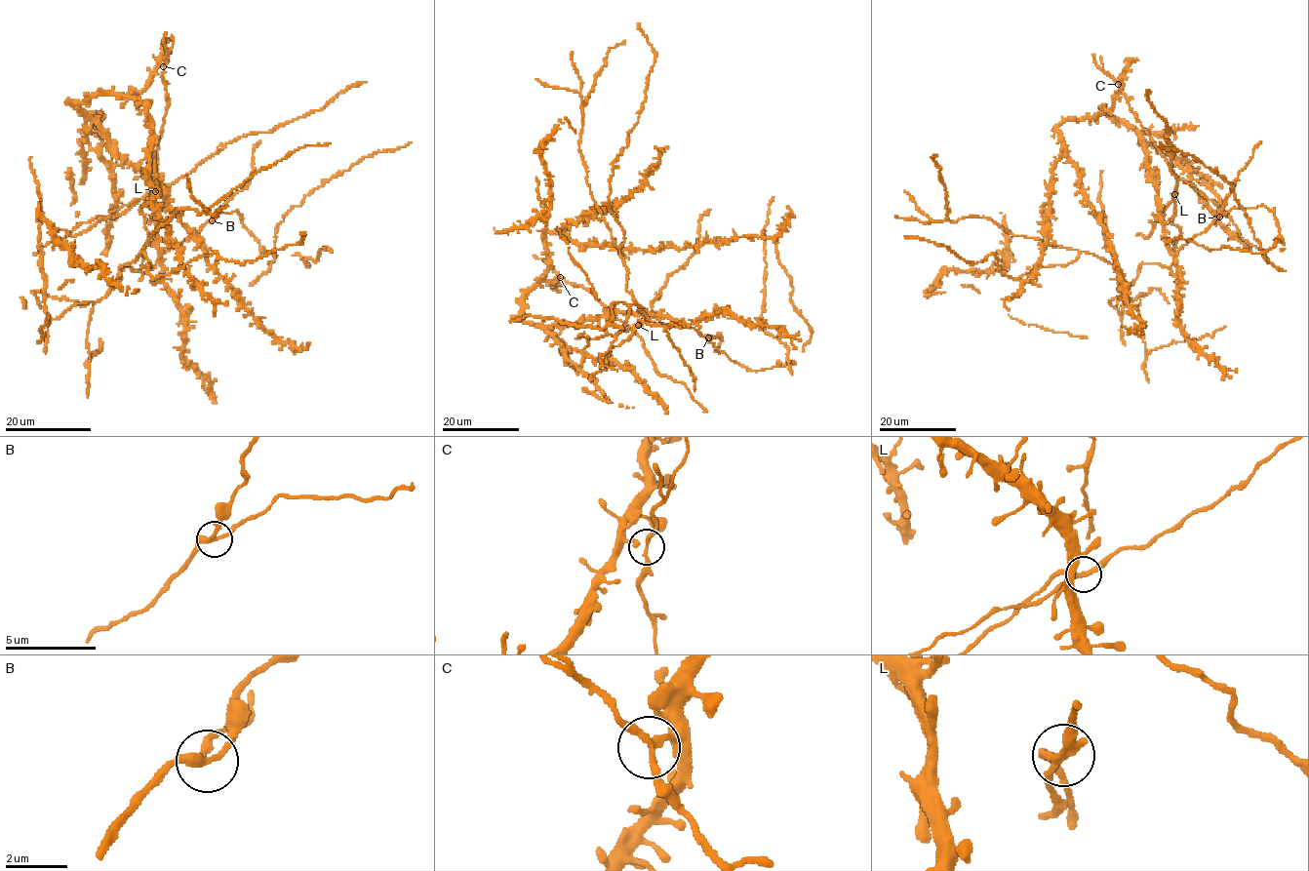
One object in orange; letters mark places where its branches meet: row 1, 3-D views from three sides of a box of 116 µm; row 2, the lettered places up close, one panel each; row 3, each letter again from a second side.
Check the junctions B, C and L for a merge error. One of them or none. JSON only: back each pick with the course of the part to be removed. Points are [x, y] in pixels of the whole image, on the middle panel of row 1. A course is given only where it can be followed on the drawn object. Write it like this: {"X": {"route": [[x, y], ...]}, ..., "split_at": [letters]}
{"L": {"route": [[639, 325], [633, 331], [622, 330], [614, 336], [606, 334], [593, 338], [575, 337]]}, "split_at": ["L"]}

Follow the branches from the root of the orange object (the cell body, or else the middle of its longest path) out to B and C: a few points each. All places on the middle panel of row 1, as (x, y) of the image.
B: (639, 312), (666, 316), (674, 325), (695, 328), (708, 337)
C: (639, 312), (612, 311), (550, 326), (535, 326), (520, 317), (530, 292), (543, 280), (557, 284), (560, 277)

